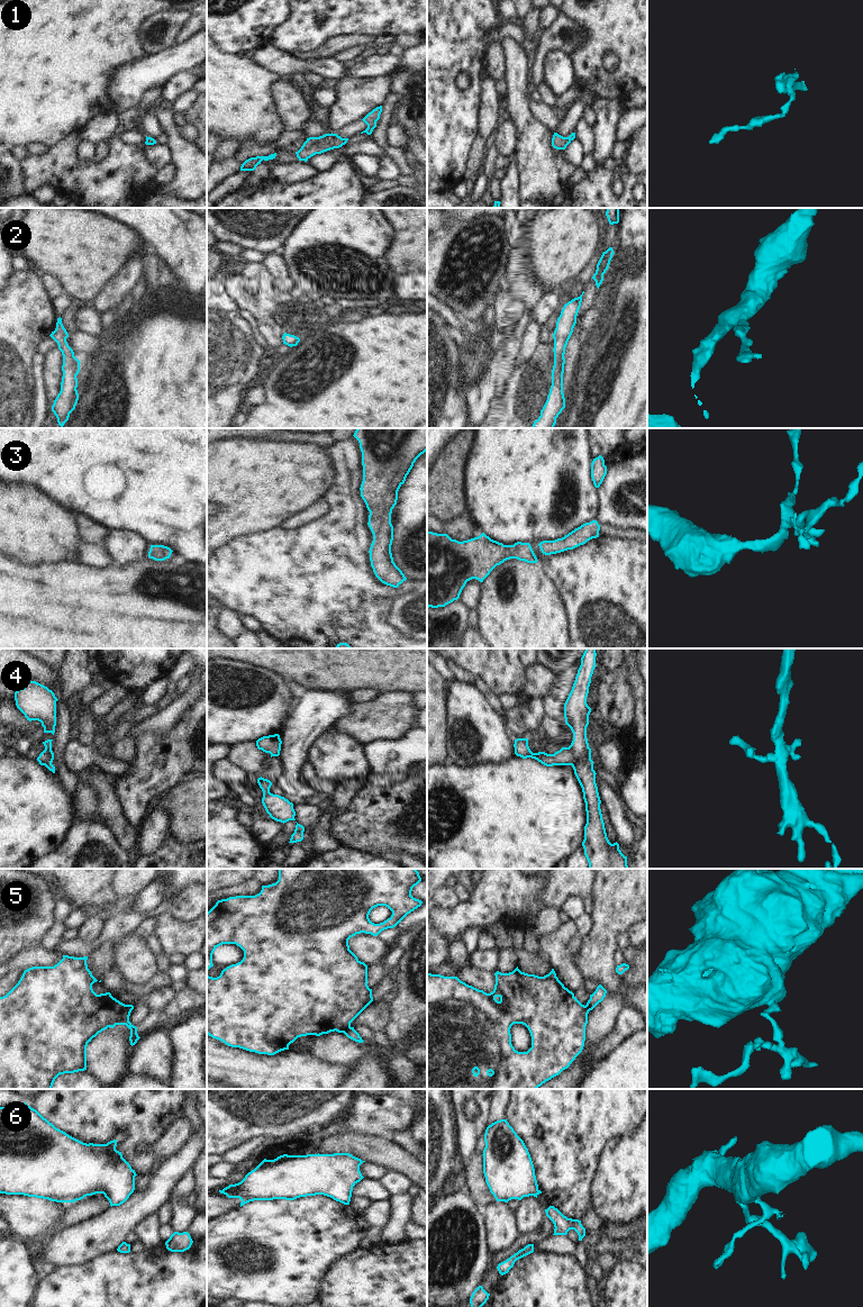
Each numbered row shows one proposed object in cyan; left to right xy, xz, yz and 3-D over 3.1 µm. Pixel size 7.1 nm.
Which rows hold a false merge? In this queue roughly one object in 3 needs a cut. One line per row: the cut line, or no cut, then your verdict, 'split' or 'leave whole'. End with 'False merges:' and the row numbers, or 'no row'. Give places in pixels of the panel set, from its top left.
1: no cut; leave whole
2: no cut; leave whole
3: no cut; leave whole
4: cut in yz along (568, 747), (574, 758), (572, 764); split
5: cut in xz along (350, 1025), (343, 1032); split
6: no cut; leave whole
False merges: 4, 5

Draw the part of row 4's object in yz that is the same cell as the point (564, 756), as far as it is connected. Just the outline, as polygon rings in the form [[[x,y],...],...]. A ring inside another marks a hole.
[[[528,738],[515,739],[514,747],[517,756],[535,759],[546,766],[572,765],[575,762],[573,752],[569,747],[562,747],[554,754],[547,754],[545,752],[533,753],[528,746]]]

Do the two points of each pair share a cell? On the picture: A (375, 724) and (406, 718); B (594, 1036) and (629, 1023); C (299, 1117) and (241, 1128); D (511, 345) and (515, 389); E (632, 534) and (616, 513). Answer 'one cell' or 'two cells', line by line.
A: one cell
B: two cells
C: one cell
D: two cells
E: two cells

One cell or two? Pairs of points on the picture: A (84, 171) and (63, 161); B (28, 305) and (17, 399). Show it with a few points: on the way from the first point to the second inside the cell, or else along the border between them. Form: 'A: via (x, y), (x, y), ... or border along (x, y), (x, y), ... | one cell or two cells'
A: via (78, 173), (69, 173), (63, 168) | one cell
B: via (17, 328), (17, 375) | one cell

